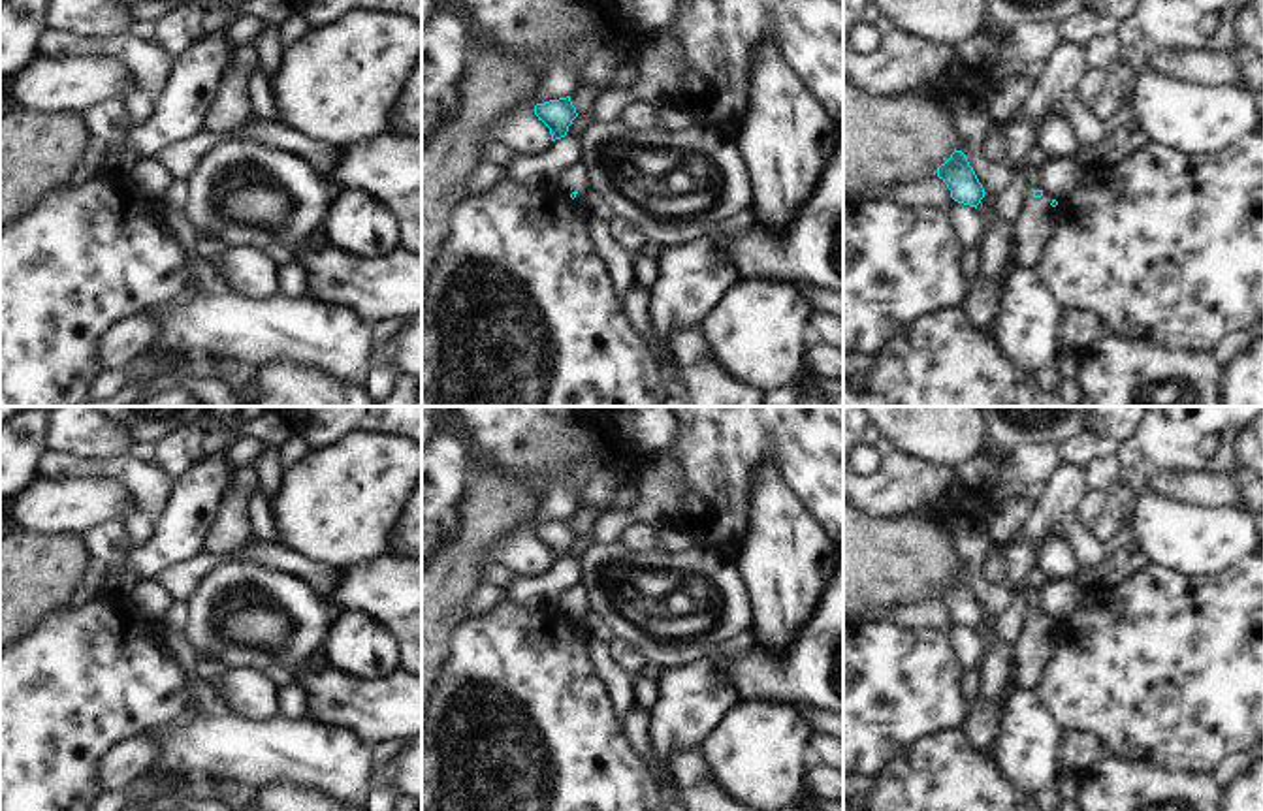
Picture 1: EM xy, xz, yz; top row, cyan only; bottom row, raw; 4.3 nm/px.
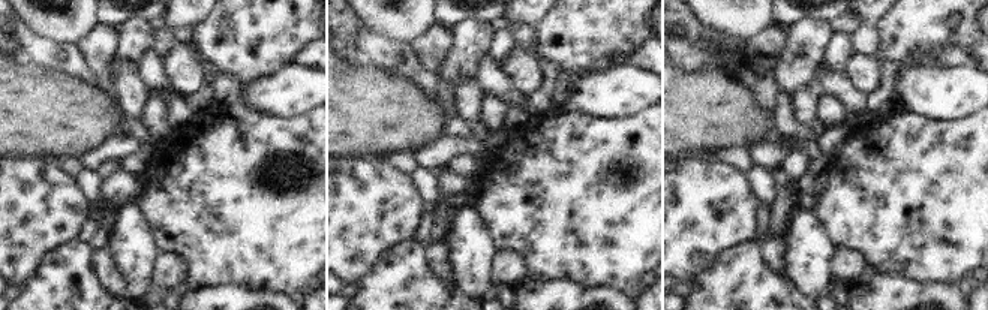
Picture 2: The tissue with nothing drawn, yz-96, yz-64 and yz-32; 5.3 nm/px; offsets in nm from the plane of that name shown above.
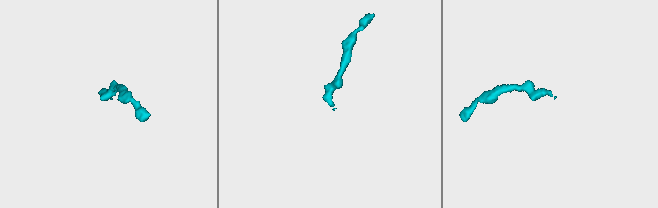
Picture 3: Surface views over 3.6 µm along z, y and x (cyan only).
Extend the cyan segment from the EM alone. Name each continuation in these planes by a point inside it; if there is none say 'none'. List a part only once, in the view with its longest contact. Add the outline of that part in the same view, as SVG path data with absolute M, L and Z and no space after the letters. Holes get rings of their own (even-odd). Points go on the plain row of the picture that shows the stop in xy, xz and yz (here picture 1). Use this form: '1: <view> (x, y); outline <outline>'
1: yz (1034, 650); outline M1028 612L1022 634L1015 645L1015 687L1022 691L1037 691L1047 666L1054 657L1054 632L1052 617L1045 615L1035 619Z

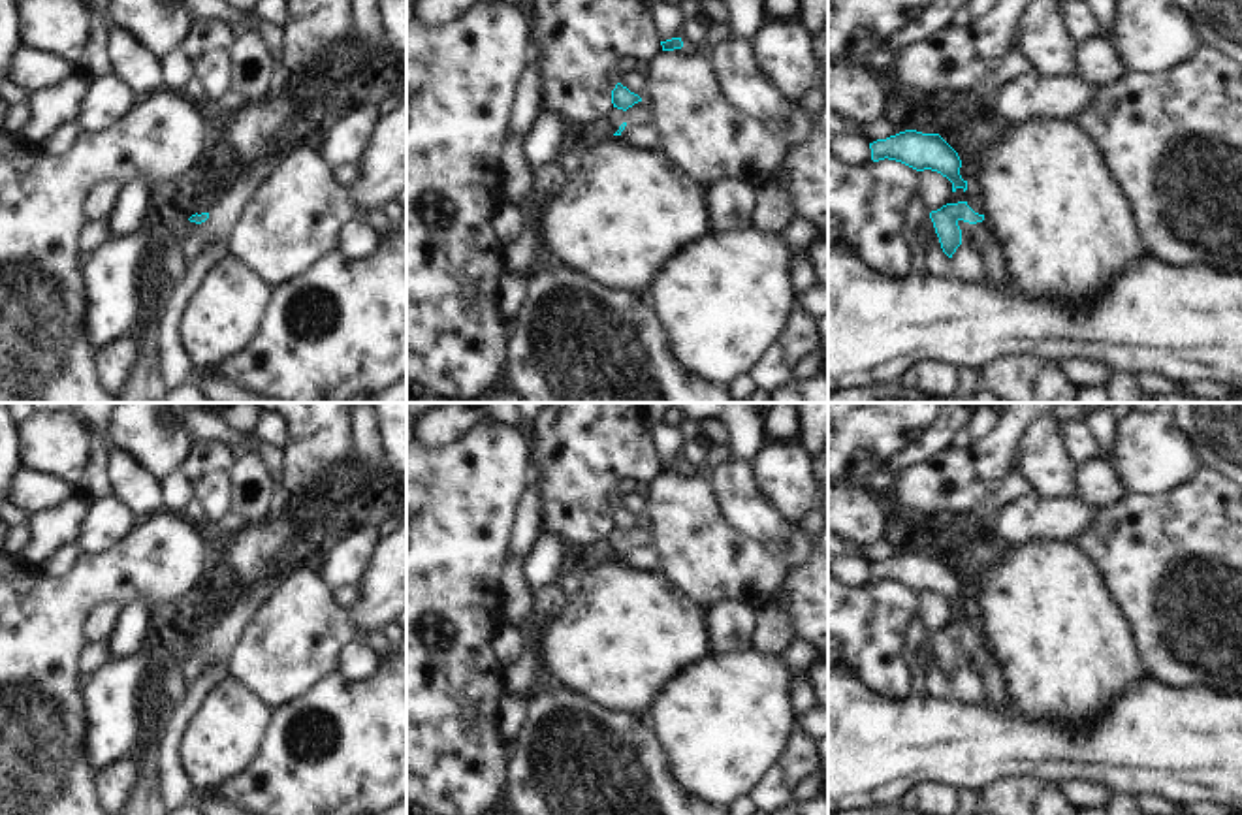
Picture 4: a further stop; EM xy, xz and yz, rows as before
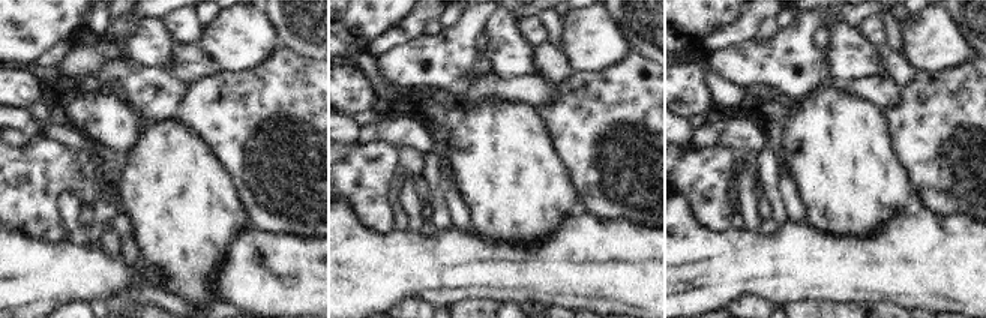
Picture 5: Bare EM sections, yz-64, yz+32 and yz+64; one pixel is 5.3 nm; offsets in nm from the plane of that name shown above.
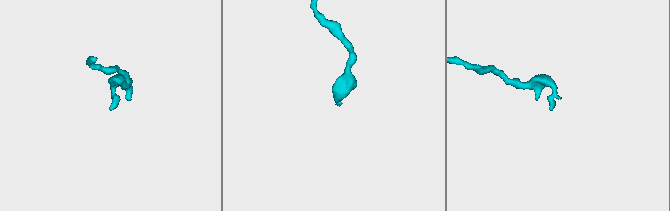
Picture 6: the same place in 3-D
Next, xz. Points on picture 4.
1: xz (616, 539); outline M612 529L612 533L608 535L608 538L602 546L602 551L604 551L604 555L613 557L623 544L625 544L625 533Z

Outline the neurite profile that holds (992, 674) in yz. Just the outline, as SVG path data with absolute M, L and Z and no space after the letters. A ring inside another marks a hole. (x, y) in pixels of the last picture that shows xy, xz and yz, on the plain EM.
M986 642L973 646L973 657L986 687L986 696L995 706L1011 706L1009 687L1005 683L1005 672Z

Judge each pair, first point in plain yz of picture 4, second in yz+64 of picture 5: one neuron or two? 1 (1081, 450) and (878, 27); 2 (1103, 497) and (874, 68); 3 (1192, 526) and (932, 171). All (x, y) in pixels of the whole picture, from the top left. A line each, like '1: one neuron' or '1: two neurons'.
1: one neuron
2: two neurons
3: one neuron

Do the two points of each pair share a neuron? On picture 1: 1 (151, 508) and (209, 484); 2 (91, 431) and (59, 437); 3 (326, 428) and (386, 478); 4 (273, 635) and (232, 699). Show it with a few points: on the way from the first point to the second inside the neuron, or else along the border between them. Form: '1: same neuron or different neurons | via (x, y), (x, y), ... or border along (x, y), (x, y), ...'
1: different neurons | border along (175, 478), (155, 524)
2: same neuron | via (83, 431), (66, 431)
3: different neurons | border along (383, 433), (352, 431), (332, 445), (309, 452)
4: different neurons | border along (224, 667), (262, 672)

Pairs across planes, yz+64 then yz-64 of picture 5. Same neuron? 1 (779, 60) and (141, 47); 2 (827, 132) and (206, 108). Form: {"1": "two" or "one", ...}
{"1": "two", "2": "two"}

